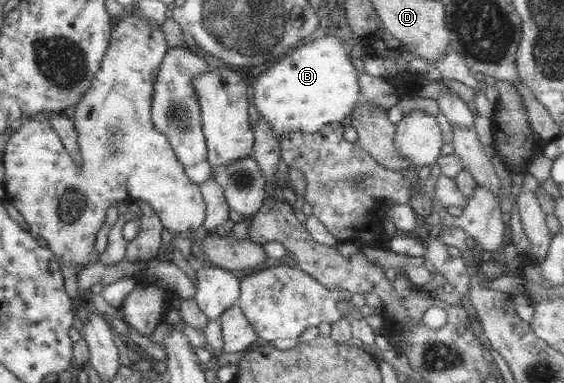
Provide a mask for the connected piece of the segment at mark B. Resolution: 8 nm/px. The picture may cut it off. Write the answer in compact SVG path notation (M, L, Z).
M330 33L281 57L253 83L253 104L258 115L272 124L278 136L290 132L316 133L323 125L342 121L359 102L357 71L348 56L340 37Z

